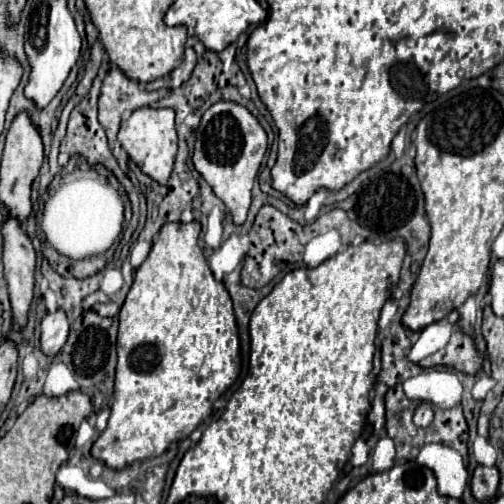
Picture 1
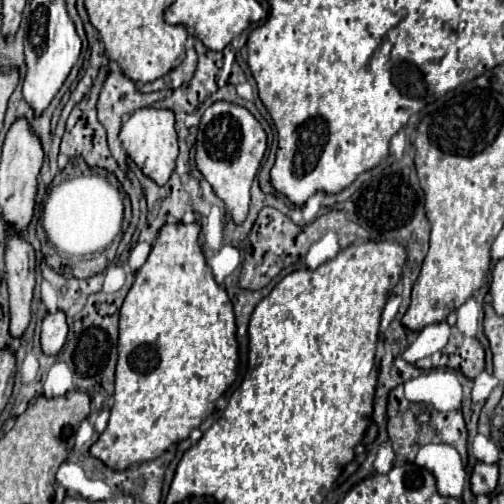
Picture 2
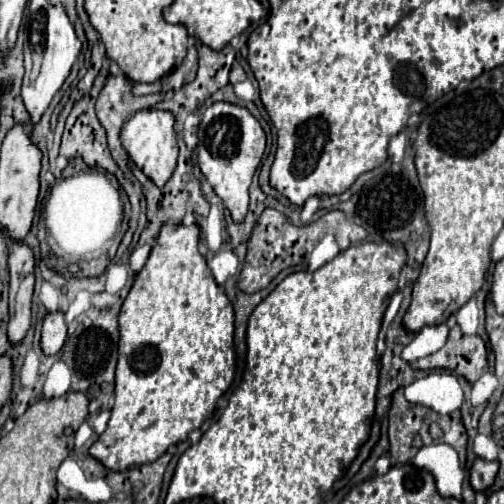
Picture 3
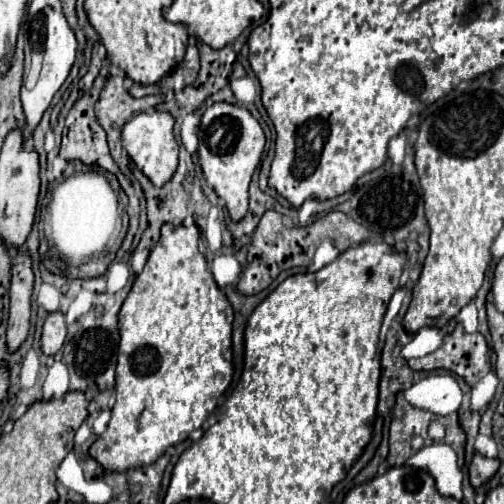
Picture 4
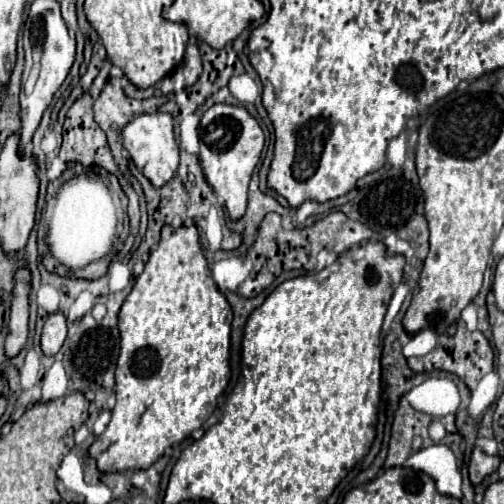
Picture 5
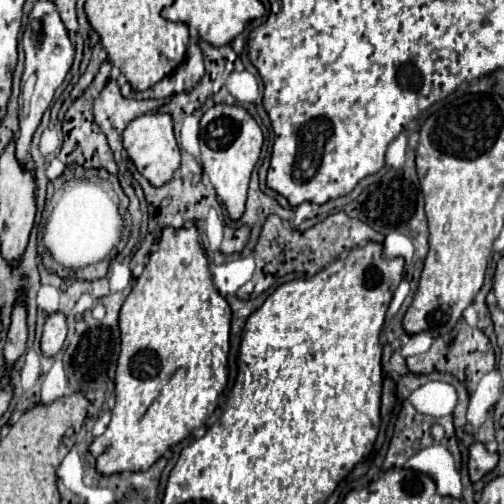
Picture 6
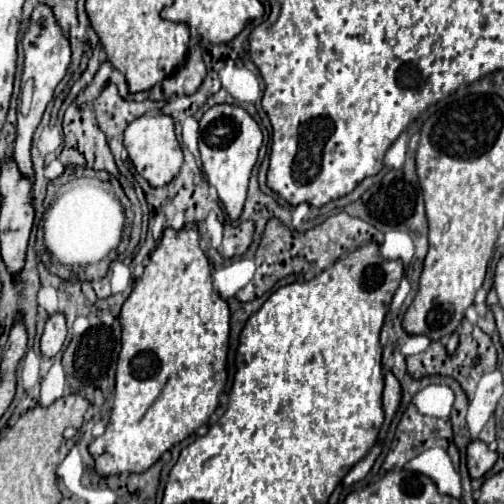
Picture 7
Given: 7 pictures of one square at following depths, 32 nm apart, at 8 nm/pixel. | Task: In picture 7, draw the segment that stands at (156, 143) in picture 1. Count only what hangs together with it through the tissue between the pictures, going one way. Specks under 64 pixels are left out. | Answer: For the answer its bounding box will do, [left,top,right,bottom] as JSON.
[124,114,182,186]

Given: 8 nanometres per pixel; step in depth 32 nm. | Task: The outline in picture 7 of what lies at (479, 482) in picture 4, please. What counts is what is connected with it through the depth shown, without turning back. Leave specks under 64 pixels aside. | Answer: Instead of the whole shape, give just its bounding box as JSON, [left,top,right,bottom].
[468,440,496,480]

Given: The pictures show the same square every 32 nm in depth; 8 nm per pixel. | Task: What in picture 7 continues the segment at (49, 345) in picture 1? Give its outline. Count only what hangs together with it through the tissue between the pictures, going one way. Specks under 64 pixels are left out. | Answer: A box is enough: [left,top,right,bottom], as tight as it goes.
[40,314,66,356]

